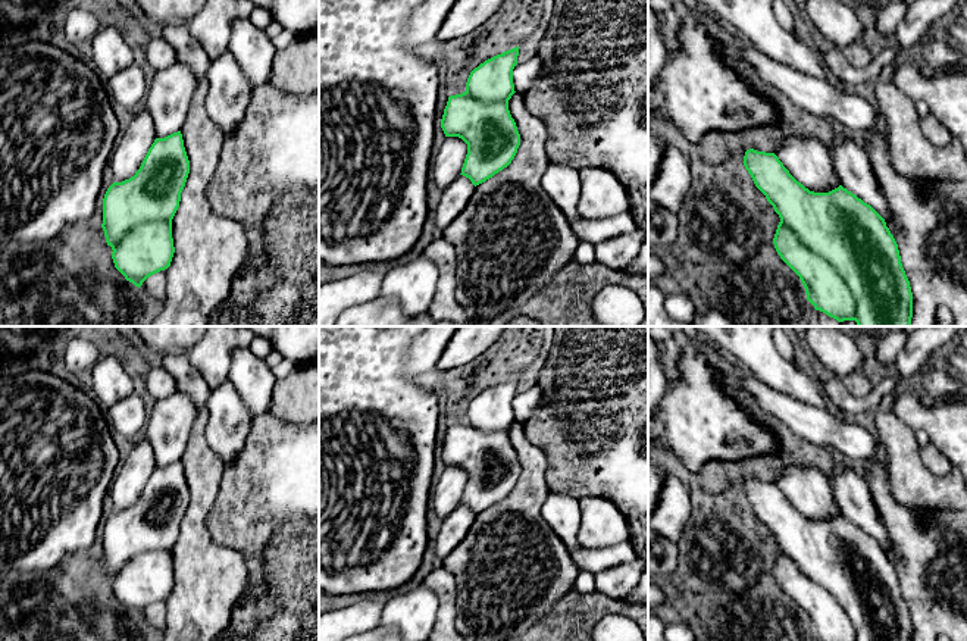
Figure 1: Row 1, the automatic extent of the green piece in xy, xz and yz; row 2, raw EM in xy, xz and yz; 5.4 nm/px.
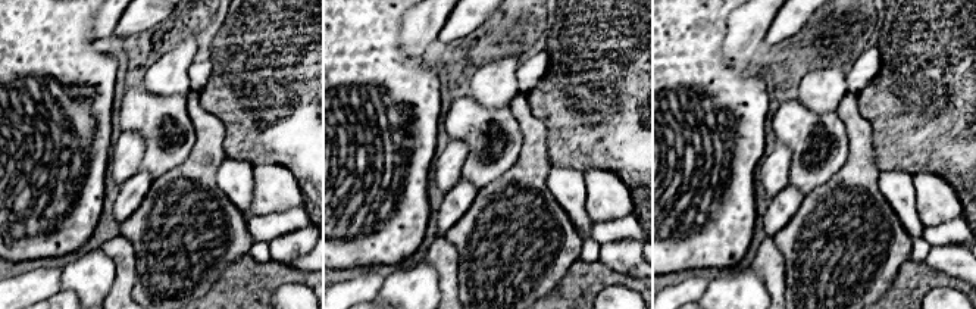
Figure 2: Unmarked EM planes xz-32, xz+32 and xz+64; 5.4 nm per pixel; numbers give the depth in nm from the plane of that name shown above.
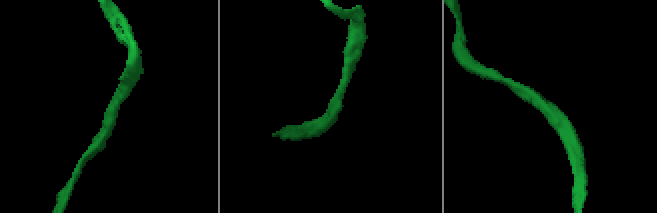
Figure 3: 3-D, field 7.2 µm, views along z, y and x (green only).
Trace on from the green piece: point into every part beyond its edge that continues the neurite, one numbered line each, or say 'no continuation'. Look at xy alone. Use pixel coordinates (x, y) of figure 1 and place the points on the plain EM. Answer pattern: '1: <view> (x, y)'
1: xy (131, 475)

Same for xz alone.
1: xz (447, 491)

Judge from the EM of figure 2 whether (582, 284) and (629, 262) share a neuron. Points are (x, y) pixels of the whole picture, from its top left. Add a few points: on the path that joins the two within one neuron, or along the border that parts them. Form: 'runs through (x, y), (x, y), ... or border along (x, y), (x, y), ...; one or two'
border along (598, 259), (606, 267), (637, 278); two

